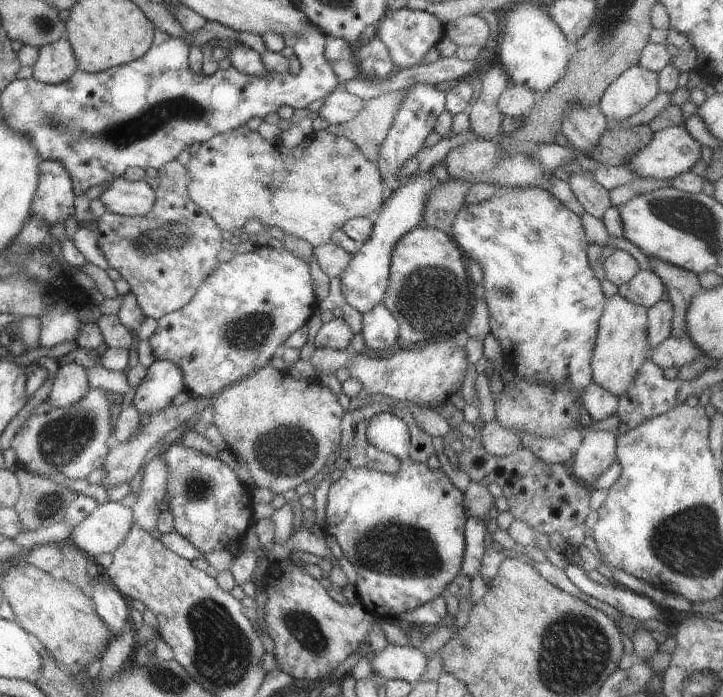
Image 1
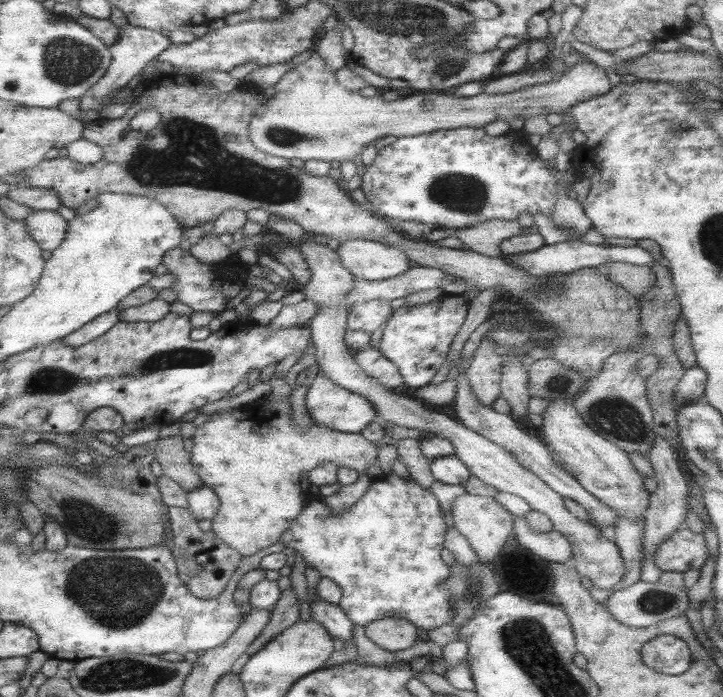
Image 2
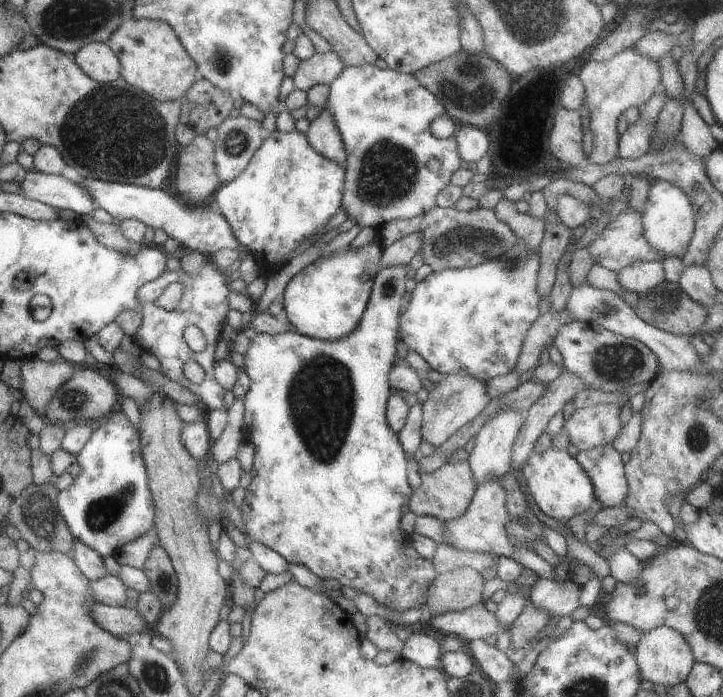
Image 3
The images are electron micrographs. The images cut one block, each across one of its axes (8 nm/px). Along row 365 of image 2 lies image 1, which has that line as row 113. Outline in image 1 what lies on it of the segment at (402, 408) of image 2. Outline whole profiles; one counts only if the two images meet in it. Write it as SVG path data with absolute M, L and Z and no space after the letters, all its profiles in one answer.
M340 86L324 101L324 105L318 110L318 117L328 124L328 128L355 118L365 104L358 96L350 95Z

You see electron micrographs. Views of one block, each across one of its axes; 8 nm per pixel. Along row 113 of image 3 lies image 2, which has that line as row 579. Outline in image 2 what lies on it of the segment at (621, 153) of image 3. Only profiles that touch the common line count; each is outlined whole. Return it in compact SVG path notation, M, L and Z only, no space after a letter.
M656 436L652 447L648 449L648 458L652 463L654 469L654 480L658 483L656 490L650 493L650 503L648 503L648 509L644 512L644 538L642 538L642 545L644 545L644 560L642 560L642 570L640 570L640 580L642 582L650 582L650 584L656 584L659 582L662 570L656 566L654 557L656 557L656 551L658 547L678 529L686 528L686 511L690 510L688 496L690 492L687 488L685 476L682 475L680 470L680 464L678 459L674 457L674 449L672 445Z

